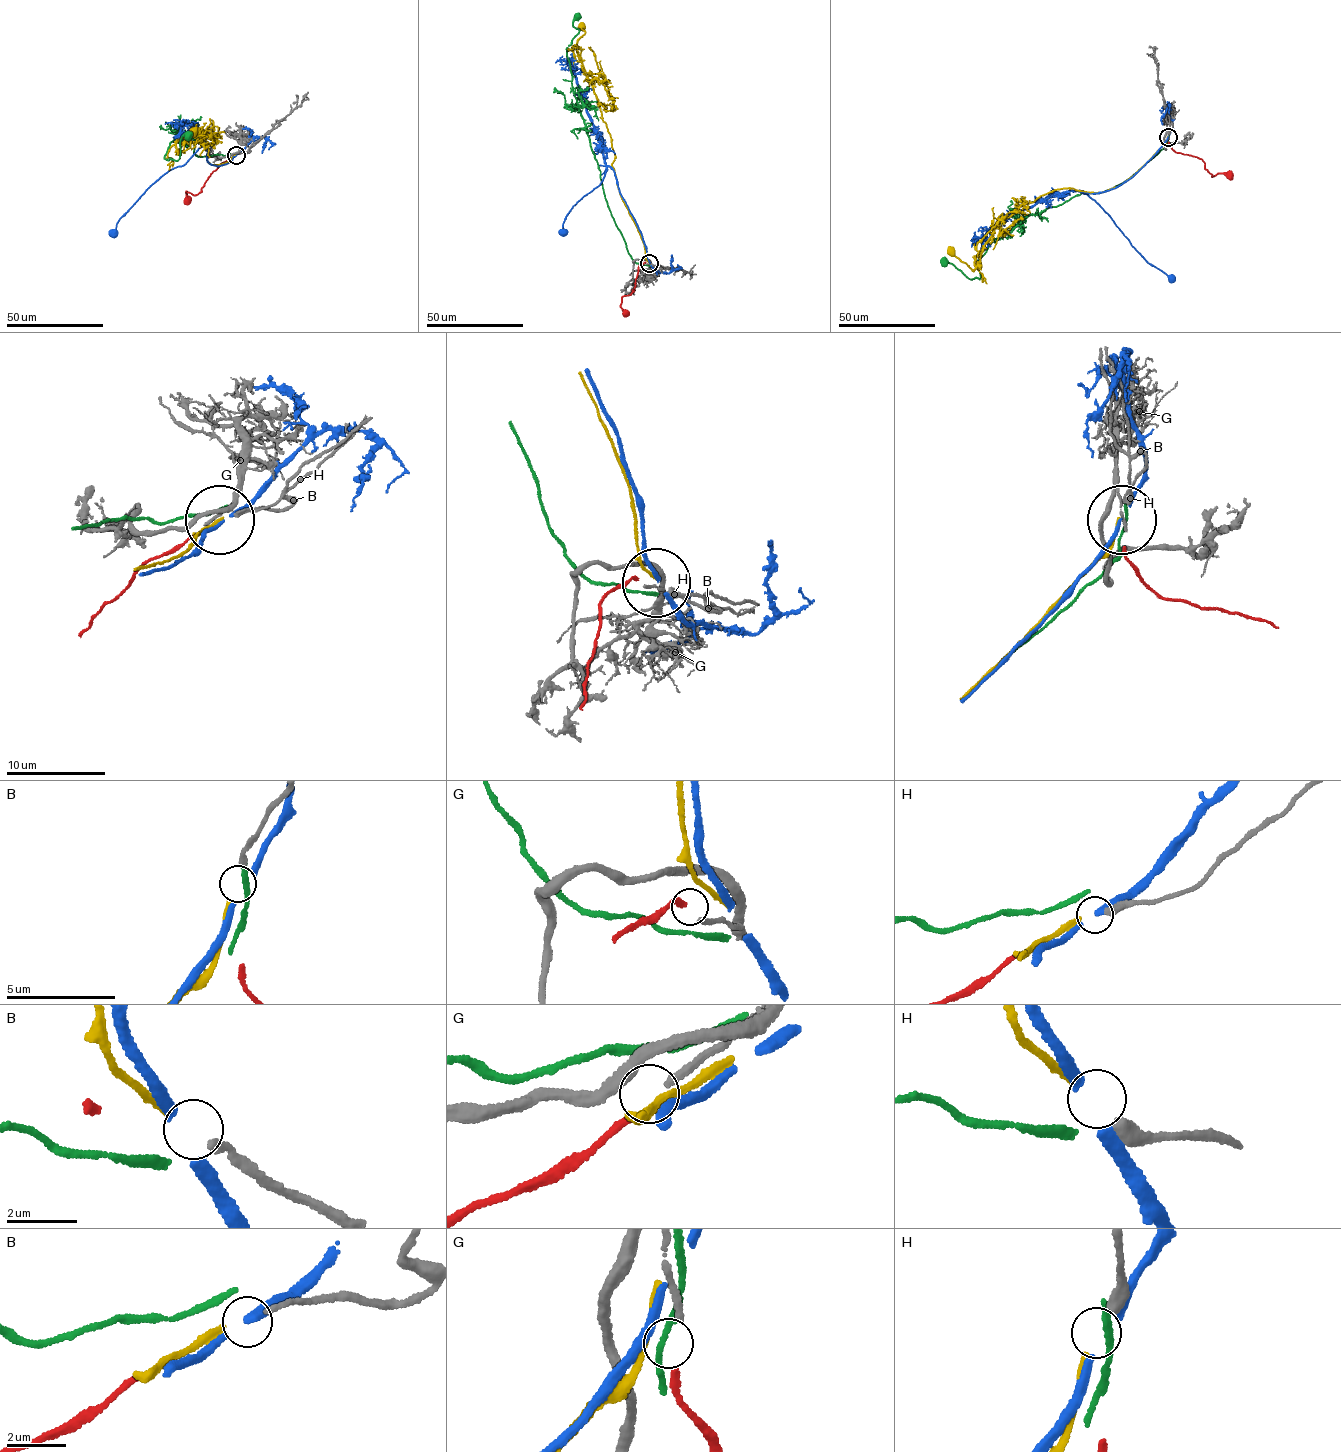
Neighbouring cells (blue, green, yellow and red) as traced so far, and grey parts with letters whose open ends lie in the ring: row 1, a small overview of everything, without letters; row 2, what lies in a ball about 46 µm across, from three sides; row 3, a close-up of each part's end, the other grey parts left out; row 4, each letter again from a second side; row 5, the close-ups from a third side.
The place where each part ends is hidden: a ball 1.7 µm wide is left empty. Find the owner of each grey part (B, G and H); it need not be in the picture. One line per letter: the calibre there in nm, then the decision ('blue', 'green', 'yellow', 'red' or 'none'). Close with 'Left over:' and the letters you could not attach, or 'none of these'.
B: 190 nm thick; yellow
G: 240 nm thick; red
H: 420 nm thick; none
Left over: H

